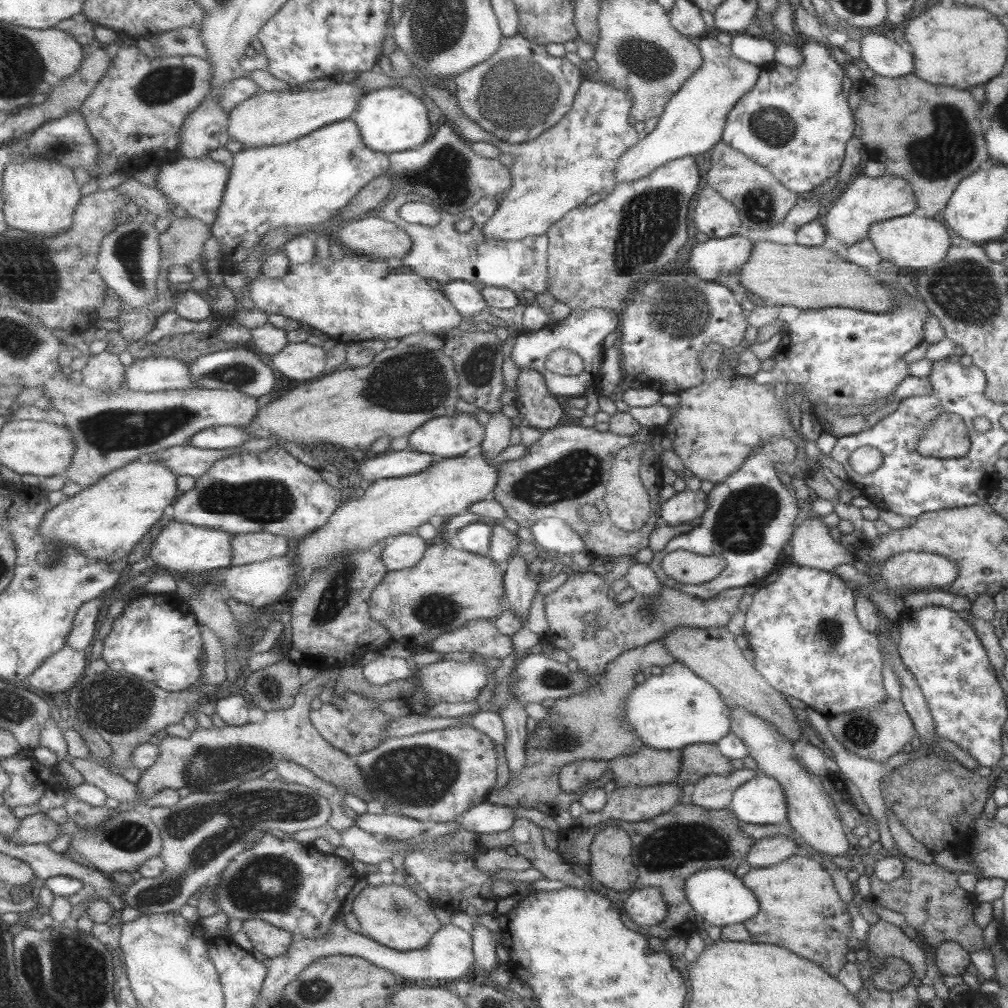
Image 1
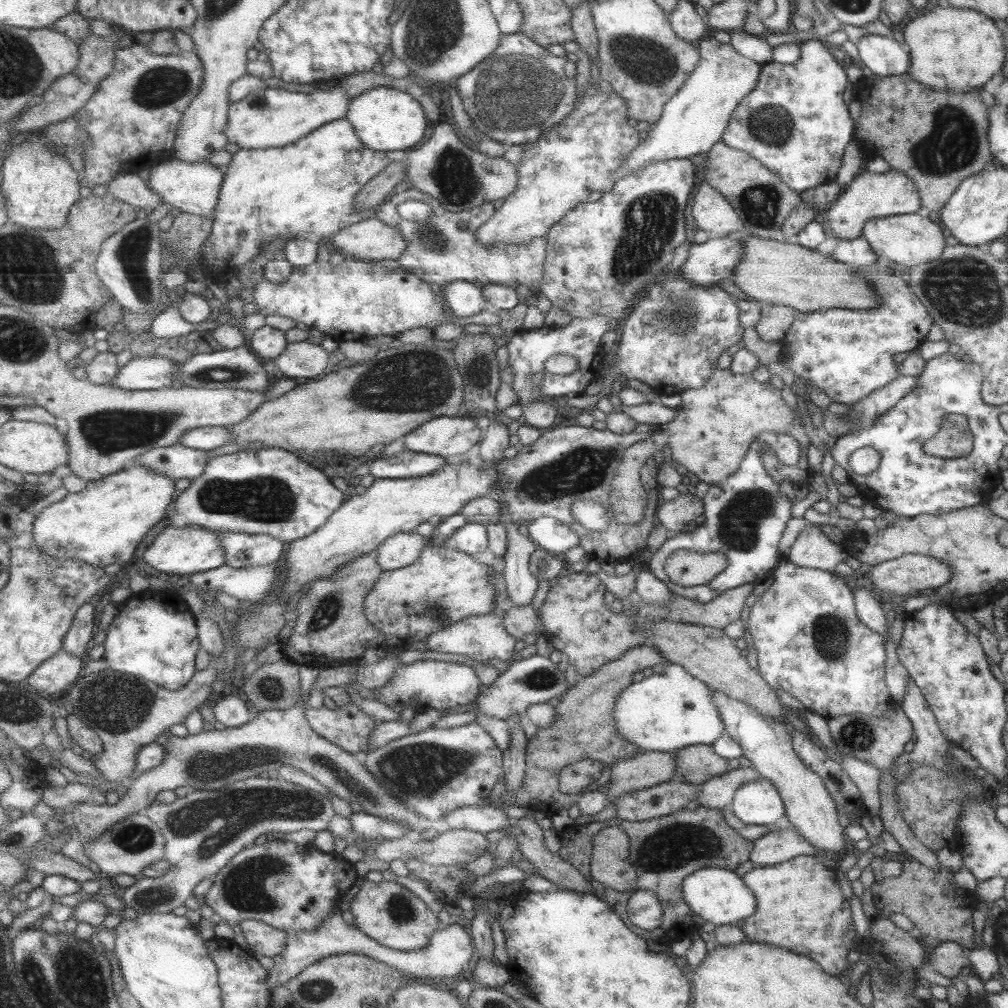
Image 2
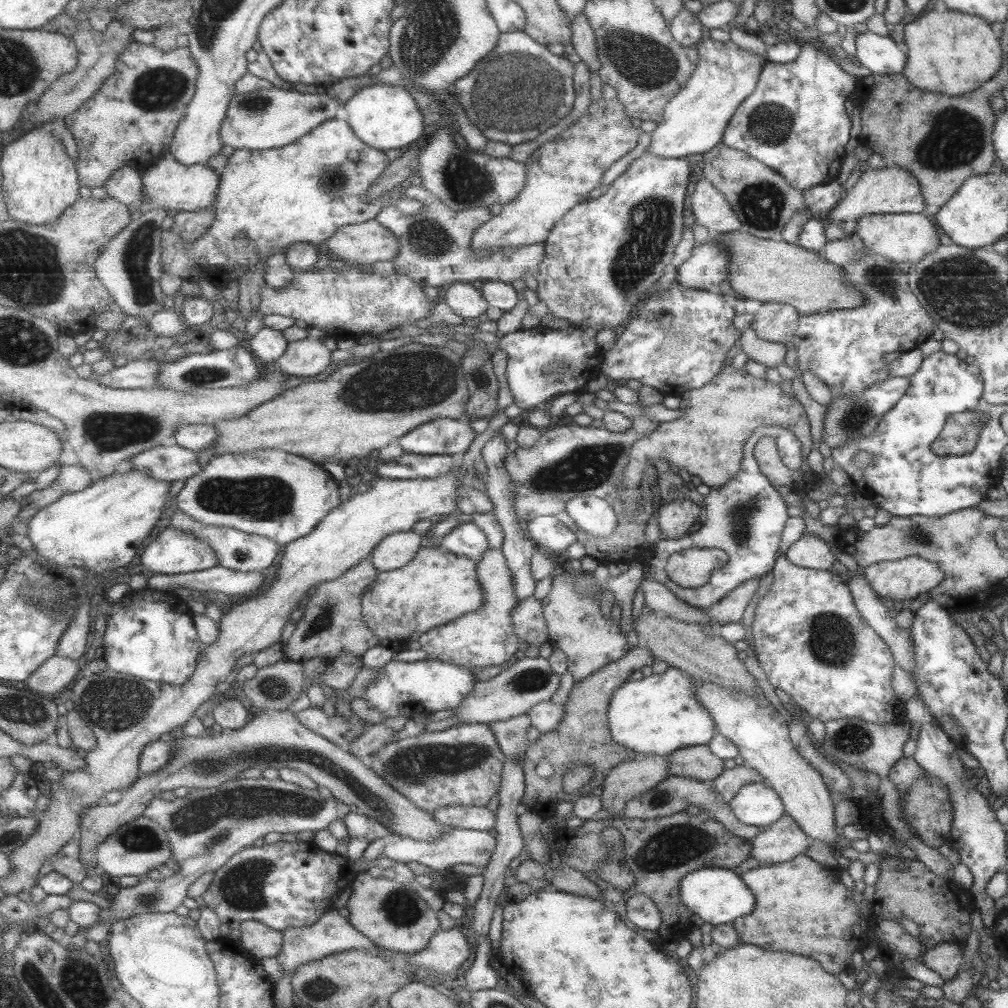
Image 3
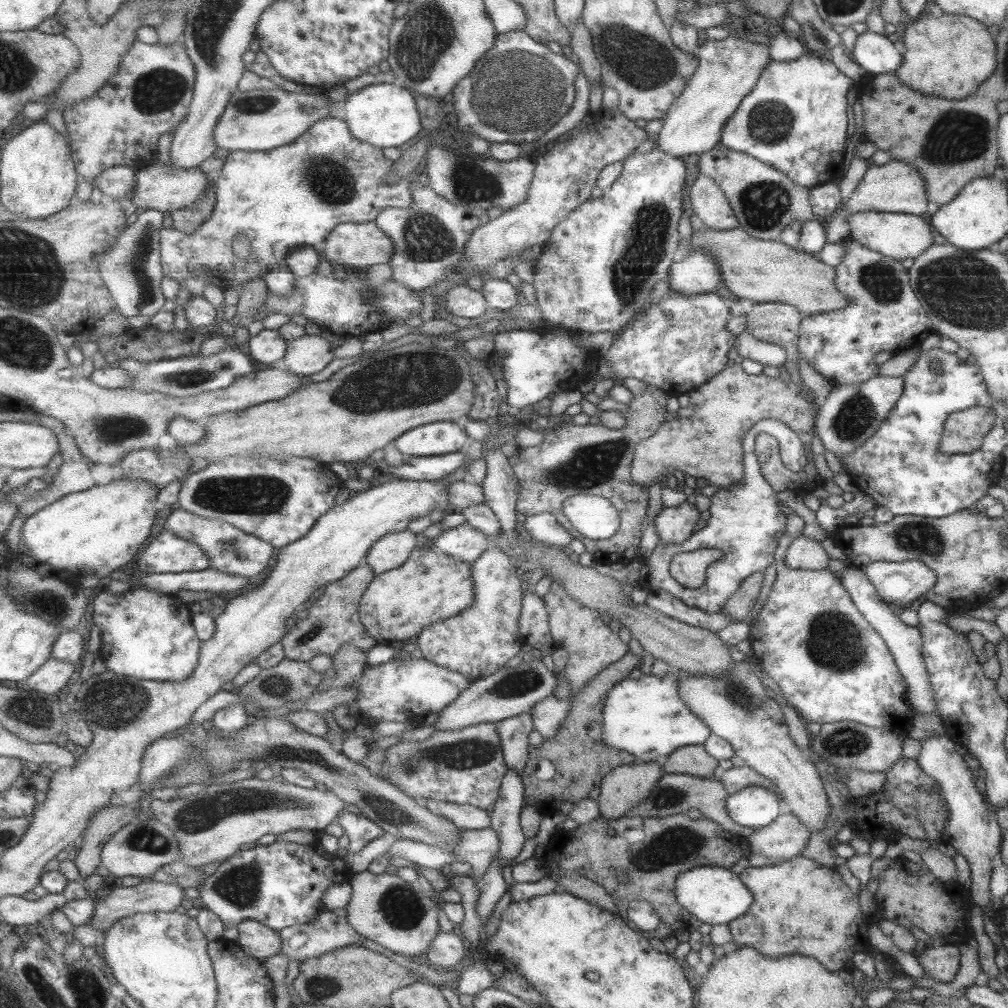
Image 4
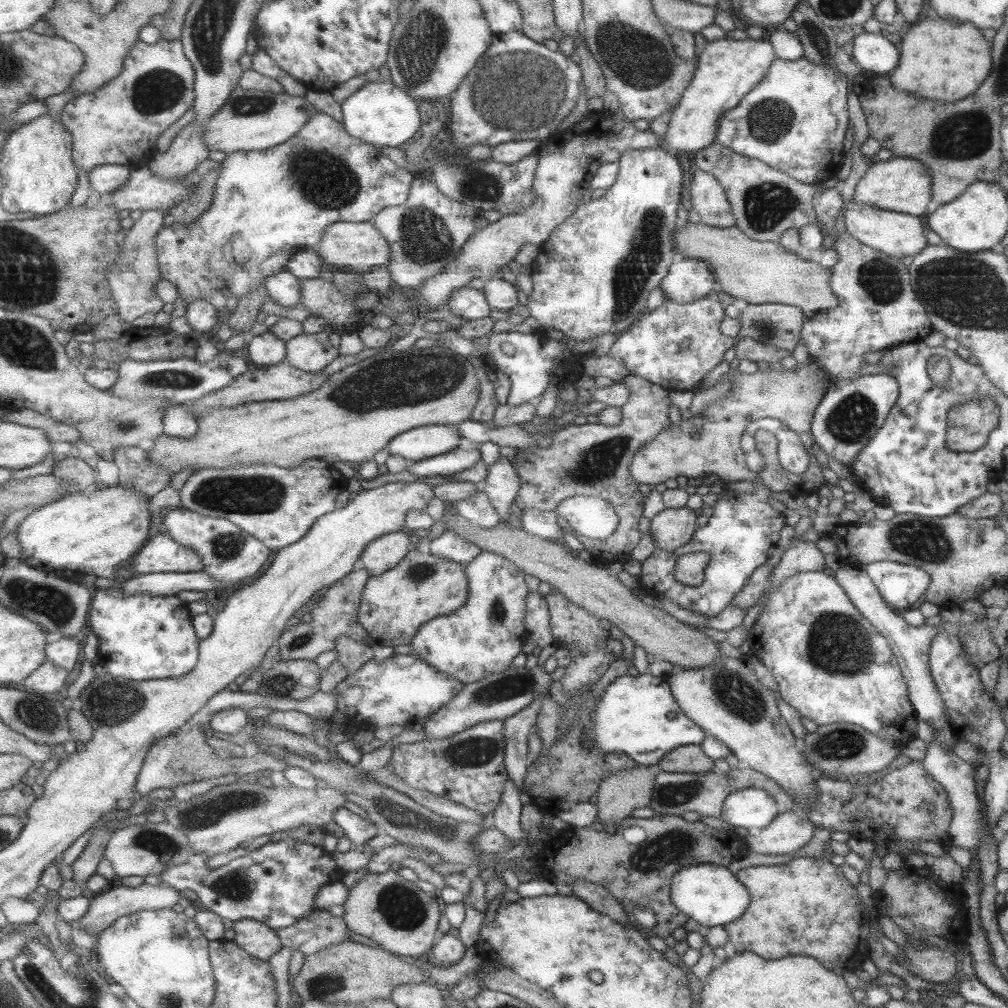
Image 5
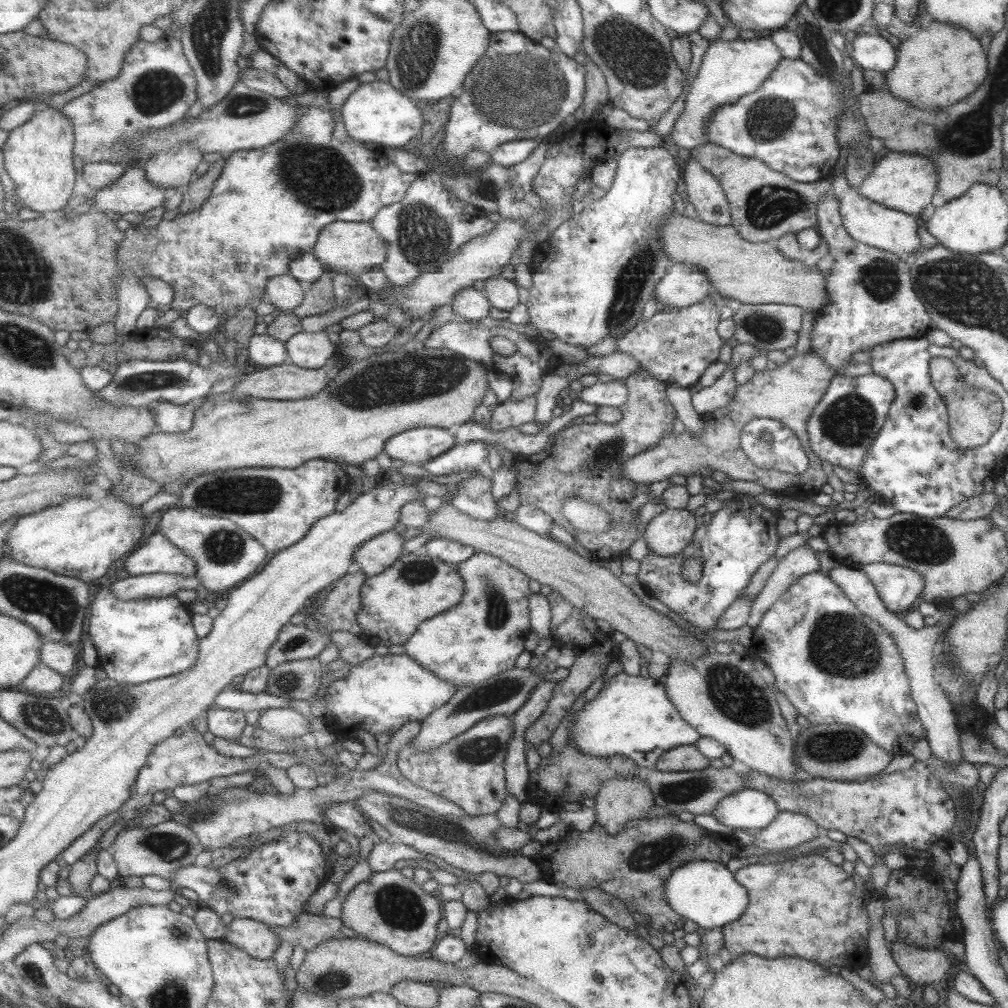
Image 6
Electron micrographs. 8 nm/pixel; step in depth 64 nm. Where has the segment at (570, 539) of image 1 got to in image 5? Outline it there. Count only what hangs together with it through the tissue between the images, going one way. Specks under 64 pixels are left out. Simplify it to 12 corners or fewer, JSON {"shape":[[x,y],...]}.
{"shape":[[522,511],[527,532],[564,543],[555,511]]}

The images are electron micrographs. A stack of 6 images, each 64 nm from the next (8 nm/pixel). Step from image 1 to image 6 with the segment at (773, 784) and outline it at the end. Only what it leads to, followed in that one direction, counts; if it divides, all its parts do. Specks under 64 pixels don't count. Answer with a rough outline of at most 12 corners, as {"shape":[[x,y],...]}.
{"shape":[[746,786],[710,814],[723,826],[765,828],[778,812],[767,793]]}

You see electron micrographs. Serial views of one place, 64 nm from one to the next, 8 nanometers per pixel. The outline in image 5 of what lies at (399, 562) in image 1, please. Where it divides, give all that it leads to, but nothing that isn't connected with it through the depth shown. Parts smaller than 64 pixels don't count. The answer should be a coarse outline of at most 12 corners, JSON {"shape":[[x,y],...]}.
{"shape":[[410,532],[376,539],[360,560],[373,576],[396,568],[413,550]]}

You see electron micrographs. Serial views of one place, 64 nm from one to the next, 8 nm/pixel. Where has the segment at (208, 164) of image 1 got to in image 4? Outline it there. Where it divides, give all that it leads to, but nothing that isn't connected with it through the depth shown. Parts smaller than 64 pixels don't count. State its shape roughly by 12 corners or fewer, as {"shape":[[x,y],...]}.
{"shape":[[175,131],[159,138],[160,160],[137,171],[126,204],[172,212],[198,203],[209,180],[170,166]]}

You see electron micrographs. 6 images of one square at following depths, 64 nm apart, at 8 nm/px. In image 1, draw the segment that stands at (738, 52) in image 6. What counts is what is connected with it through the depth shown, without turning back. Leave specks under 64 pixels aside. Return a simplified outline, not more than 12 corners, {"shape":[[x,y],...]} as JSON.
{"shape":[[715,38],[655,128],[628,148],[615,186],[722,140],[727,114],[758,80]]}

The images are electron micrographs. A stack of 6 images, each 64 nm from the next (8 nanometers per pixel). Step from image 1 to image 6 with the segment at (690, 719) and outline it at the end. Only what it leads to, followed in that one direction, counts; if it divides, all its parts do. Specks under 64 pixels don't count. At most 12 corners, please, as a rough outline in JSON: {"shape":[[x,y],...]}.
{"shape":[[607,679],[572,718],[583,754],[652,770],[701,737],[663,679]]}

